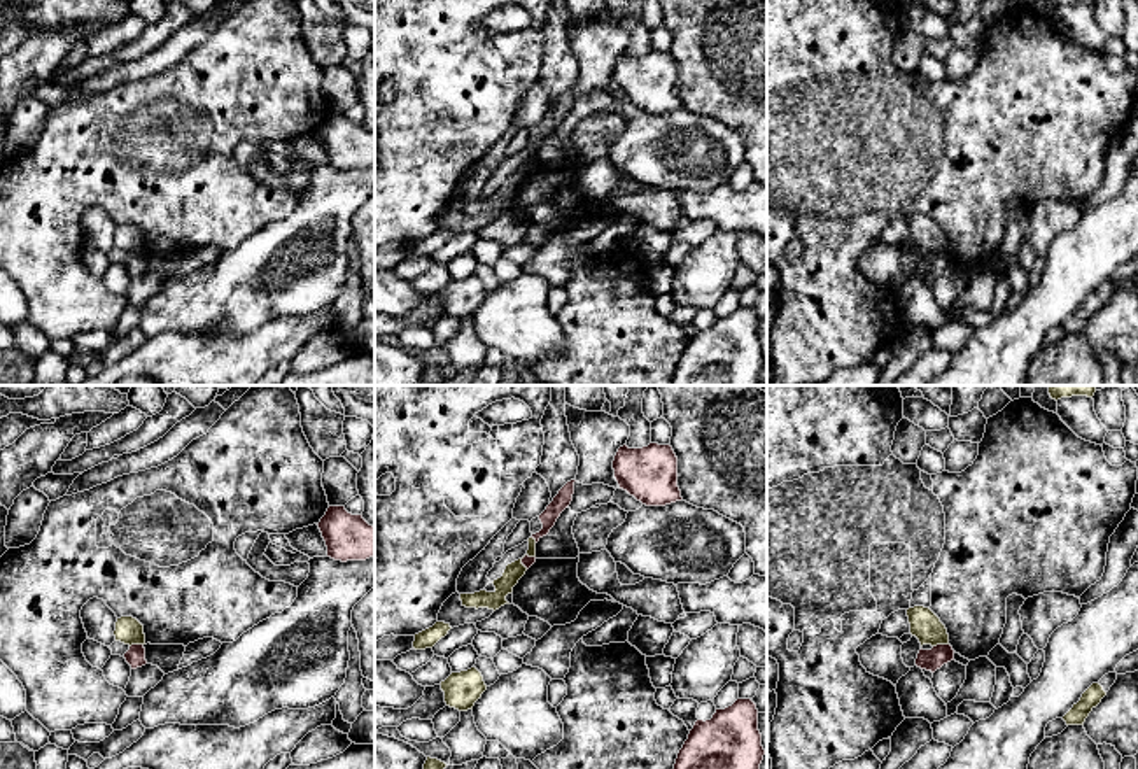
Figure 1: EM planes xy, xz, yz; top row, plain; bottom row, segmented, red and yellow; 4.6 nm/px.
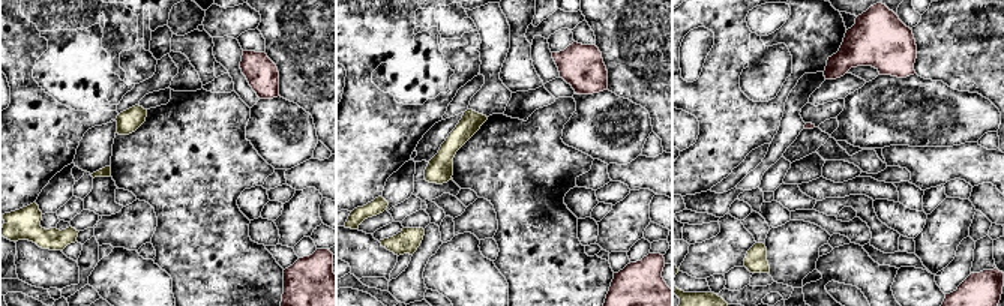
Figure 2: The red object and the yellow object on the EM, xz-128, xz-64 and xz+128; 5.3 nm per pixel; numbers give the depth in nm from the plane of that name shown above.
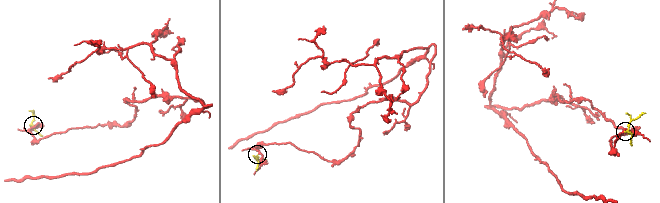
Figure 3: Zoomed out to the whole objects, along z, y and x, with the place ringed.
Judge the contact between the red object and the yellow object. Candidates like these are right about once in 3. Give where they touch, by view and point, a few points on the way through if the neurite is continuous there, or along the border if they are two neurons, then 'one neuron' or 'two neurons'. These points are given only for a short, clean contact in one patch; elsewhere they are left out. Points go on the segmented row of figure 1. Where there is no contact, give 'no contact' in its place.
yz (941, 645) | along yz (948, 643), (934, 647) | two neurons

